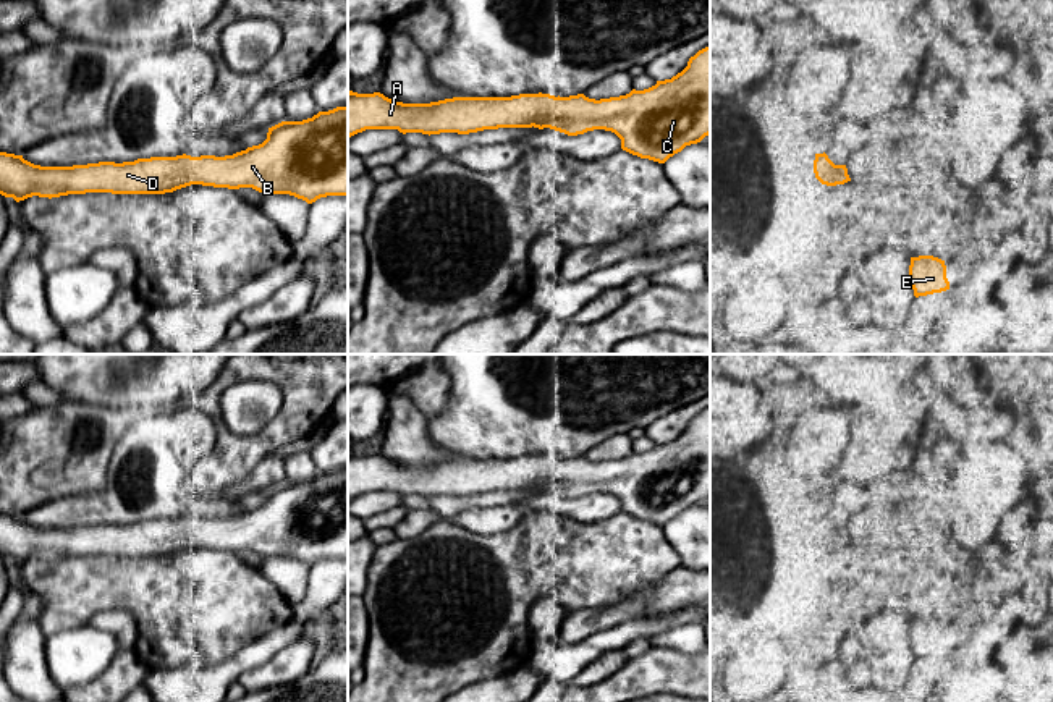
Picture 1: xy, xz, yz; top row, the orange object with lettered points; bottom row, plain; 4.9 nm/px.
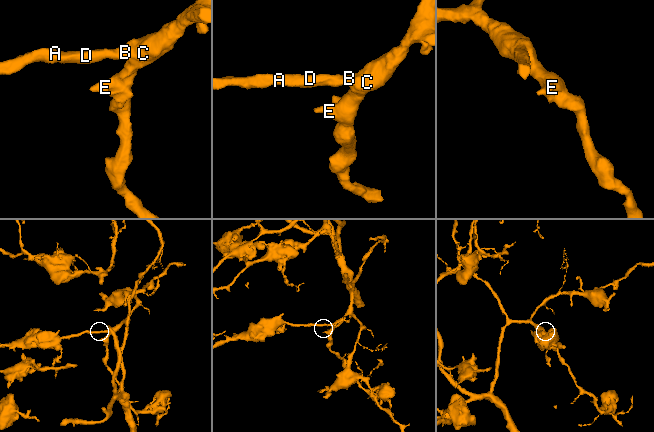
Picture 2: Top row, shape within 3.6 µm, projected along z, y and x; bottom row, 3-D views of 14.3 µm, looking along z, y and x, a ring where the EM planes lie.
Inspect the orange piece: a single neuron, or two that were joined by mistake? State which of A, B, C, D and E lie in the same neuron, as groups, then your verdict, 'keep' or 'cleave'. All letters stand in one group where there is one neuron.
groups A B C D E; keep

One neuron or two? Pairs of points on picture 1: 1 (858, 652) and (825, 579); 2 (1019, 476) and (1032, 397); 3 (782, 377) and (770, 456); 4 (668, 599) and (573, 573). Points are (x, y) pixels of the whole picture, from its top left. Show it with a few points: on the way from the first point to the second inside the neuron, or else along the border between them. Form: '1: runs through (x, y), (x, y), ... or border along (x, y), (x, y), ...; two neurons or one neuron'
1: border along (858, 636), (850, 636), (840, 649); two neurons
2: border along (1008, 440), (1026, 458), (1034, 476); two neurons
3: border along (799, 377), (785, 385), (770, 380); two neurons
4: border along (673, 570), (644, 591), (617, 604), (605, 605); two neurons

